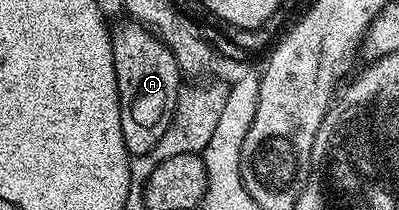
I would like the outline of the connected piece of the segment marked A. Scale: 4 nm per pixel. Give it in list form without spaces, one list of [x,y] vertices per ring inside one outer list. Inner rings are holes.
[[[125,22],[111,30],[110,44],[120,97],[120,133],[124,133],[127,155],[134,156],[156,149],[156,143],[168,131],[184,76],[162,39],[141,23]]]

